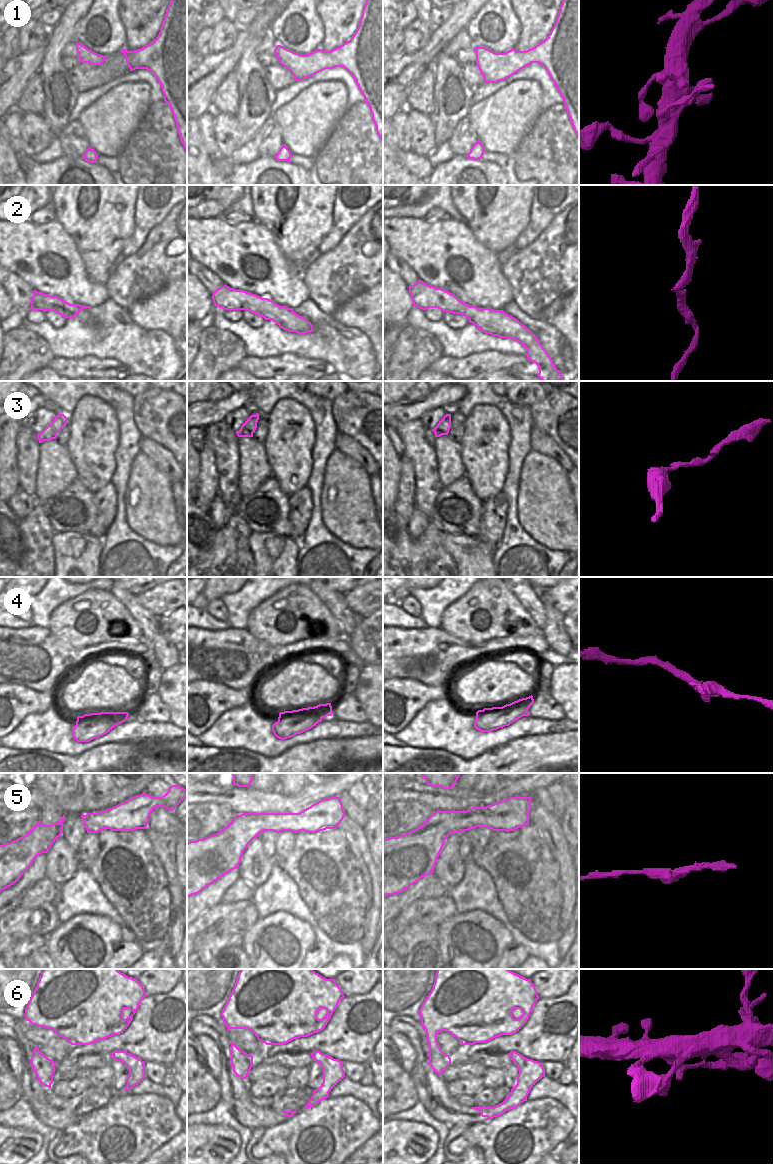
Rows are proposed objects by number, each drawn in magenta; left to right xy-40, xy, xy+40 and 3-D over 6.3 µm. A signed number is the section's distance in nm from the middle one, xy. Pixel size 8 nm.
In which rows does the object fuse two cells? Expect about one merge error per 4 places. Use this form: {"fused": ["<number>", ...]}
{"fused": ["3", "6"]}

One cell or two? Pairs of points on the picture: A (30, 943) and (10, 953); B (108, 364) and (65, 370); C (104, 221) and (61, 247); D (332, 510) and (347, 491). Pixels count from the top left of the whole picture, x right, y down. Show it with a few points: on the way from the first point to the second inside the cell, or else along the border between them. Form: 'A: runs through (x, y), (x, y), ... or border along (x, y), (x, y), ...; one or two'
A: runs through (25, 947), (15, 953); one
B: runs through (97, 366), (76, 368); one
C: border along (58, 222), (74, 241), (82, 262); two
D: runs through (337, 505), (346, 496); one

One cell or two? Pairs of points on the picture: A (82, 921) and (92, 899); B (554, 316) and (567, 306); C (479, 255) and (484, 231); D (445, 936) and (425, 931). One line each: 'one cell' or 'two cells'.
A: two cells
B: one cell
C: two cells
D: two cells

